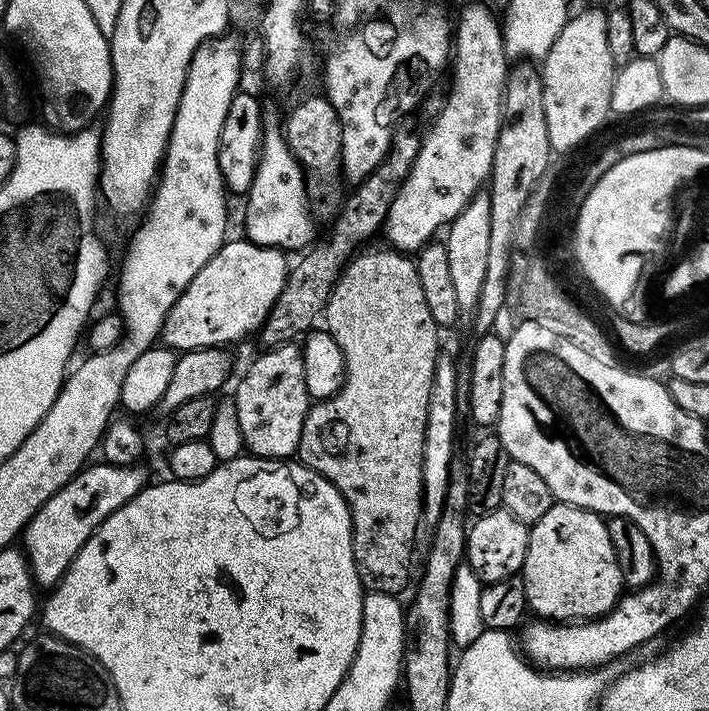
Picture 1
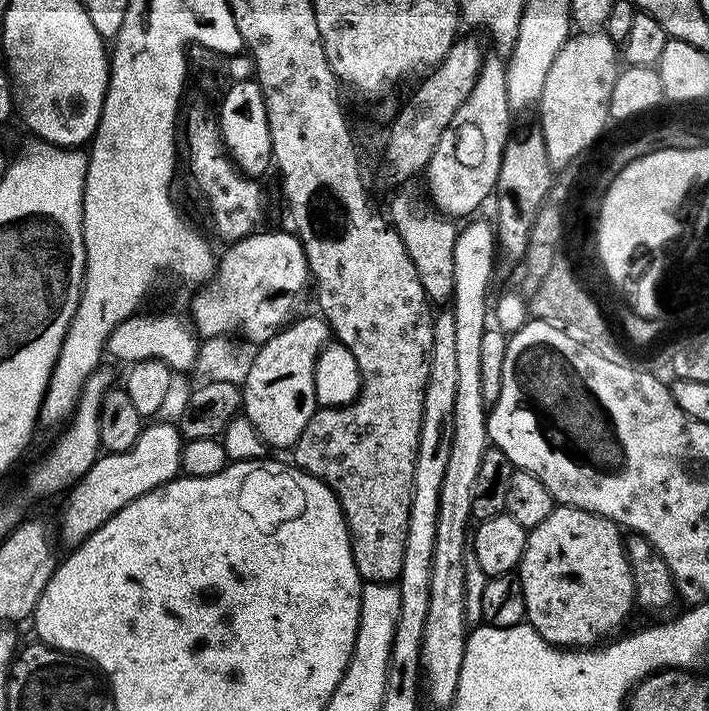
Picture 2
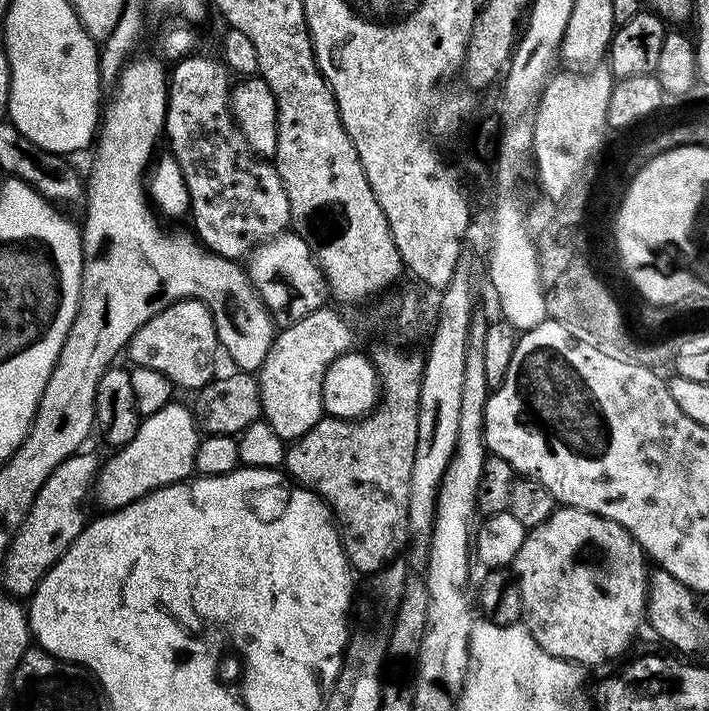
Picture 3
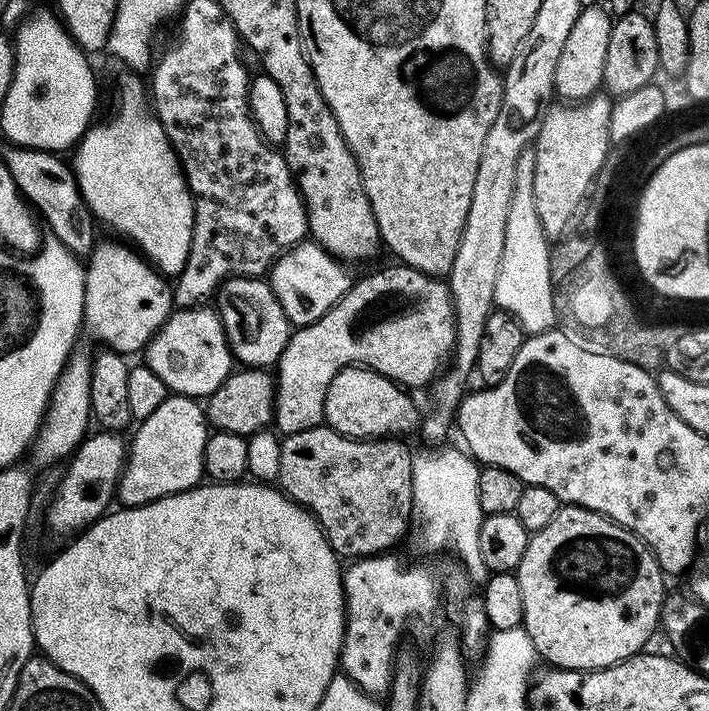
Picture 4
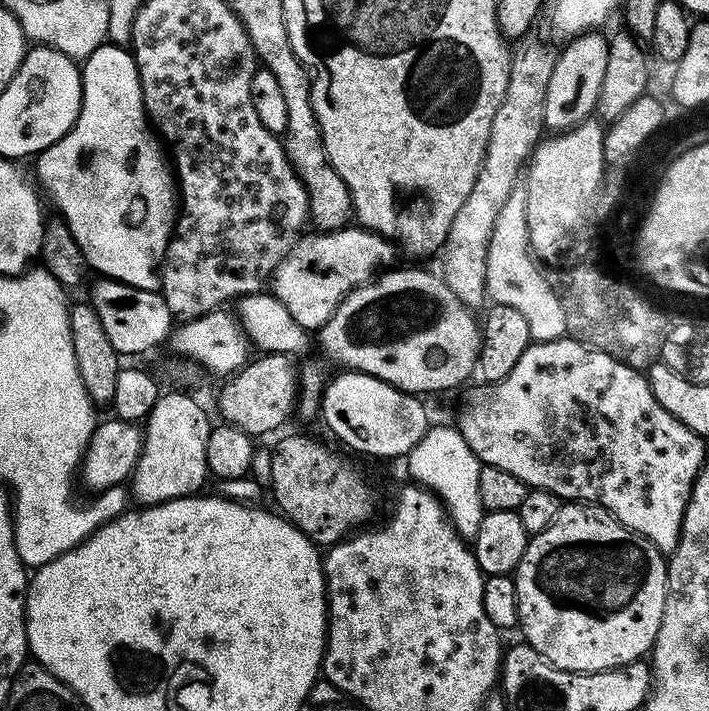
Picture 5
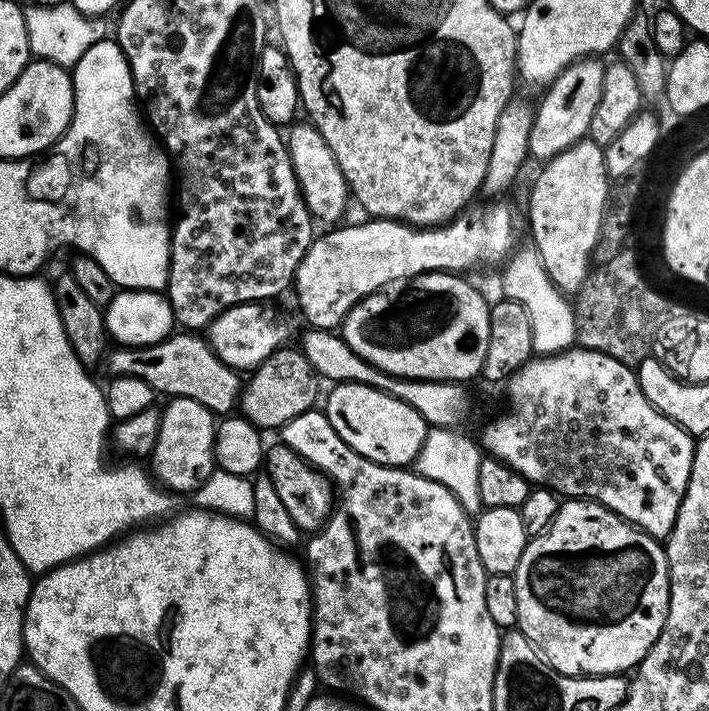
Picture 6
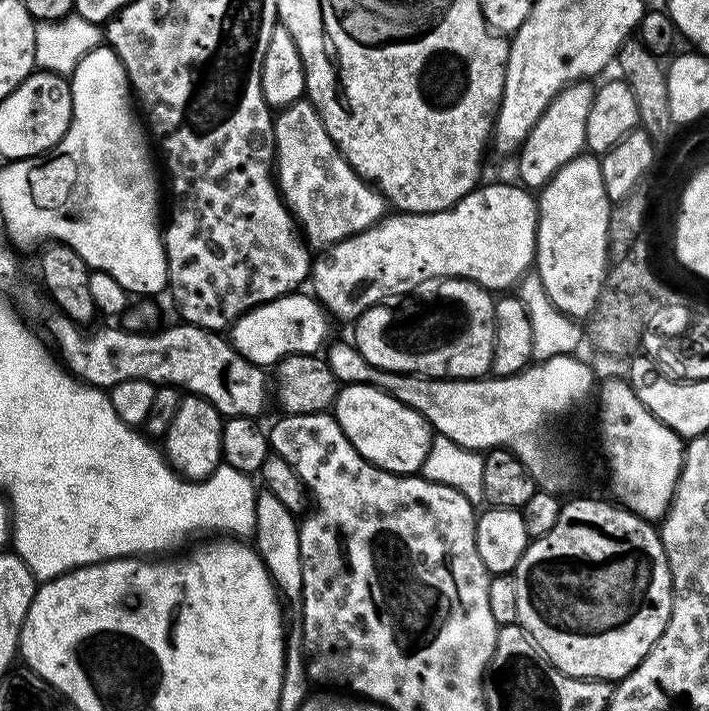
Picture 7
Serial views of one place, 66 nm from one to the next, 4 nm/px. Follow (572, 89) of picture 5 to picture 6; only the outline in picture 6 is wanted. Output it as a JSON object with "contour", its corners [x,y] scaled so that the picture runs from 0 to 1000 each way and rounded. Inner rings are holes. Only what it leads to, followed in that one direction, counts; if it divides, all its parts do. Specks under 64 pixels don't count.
{"contour":[[[841,82],[811,84],[766,125],[767,136],[763,138],[762,148],[759,145],[755,148],[748,183],[745,218],[752,226],[780,225],[793,211],[810,205],[817,197],[829,191],[832,166],[838,166],[843,138],[849,138],[853,91],[845,90],[843,86]]]}

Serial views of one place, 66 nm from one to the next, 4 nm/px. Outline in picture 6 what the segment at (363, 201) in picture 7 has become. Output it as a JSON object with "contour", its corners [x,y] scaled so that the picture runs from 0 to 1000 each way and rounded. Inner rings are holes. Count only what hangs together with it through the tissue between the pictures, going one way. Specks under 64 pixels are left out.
{"contour":[[[412,177],[405,181],[403,201],[406,221],[412,224],[412,238],[419,256],[423,257],[423,271],[429,274],[432,290],[447,311],[458,309],[463,318],[472,316],[487,308],[487,305],[484,307],[485,297],[489,295],[491,287],[494,288],[491,256],[482,245],[465,205],[460,205],[460,194],[454,194],[450,183],[439,177],[417,179]]]}

